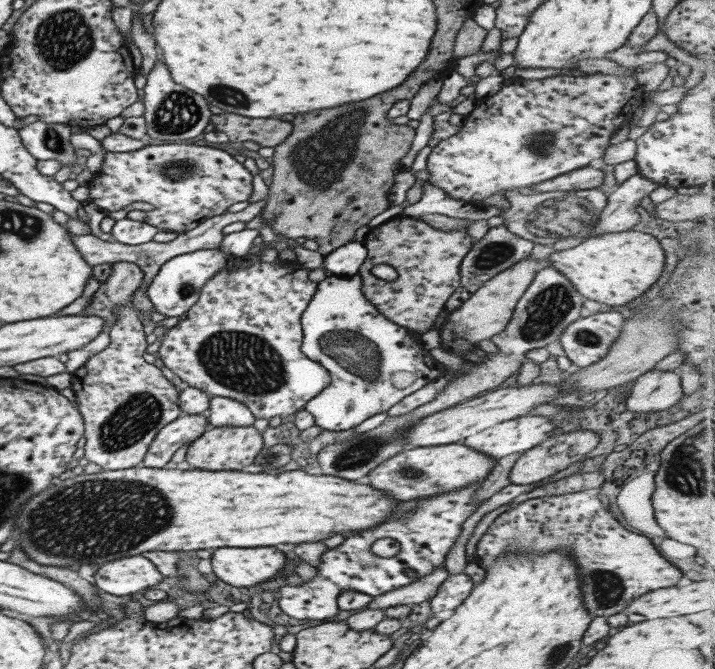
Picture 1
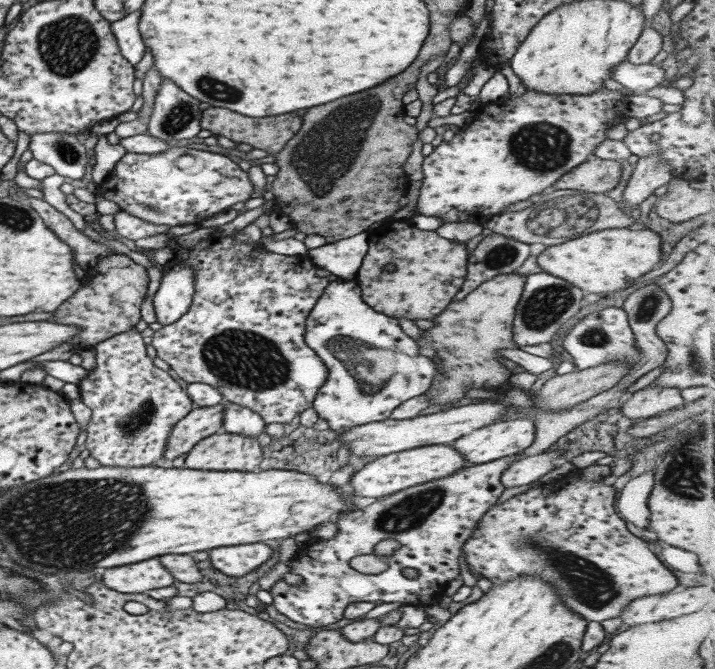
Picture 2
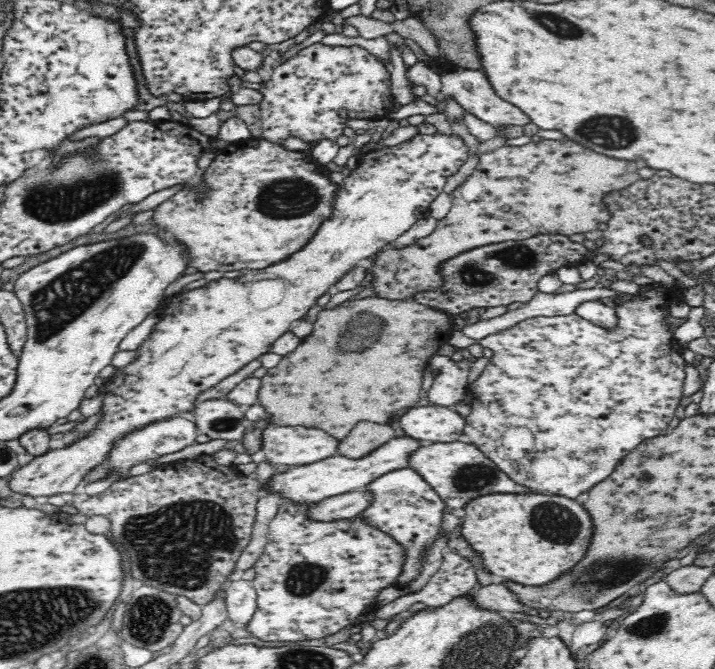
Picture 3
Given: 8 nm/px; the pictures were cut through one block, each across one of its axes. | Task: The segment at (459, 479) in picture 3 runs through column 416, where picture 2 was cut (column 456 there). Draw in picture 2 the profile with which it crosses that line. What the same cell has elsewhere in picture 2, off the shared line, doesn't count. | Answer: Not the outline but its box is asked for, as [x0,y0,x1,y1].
[349,445,468,499]

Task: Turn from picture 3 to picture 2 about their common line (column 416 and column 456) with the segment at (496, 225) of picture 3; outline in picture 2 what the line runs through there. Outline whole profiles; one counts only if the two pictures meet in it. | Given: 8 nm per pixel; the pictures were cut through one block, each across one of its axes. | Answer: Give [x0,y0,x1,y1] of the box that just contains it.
[355,220,467,321]

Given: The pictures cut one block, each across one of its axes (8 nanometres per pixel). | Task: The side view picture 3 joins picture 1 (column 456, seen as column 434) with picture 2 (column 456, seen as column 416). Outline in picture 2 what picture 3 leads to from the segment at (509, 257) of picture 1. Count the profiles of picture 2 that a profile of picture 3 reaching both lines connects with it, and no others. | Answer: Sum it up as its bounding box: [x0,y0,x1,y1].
[452,232,529,302]

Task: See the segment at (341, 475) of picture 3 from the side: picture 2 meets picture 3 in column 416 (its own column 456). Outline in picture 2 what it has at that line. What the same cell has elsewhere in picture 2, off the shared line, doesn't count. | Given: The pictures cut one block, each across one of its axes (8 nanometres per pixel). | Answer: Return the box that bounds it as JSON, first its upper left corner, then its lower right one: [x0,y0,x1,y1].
[451,419,535,464]

